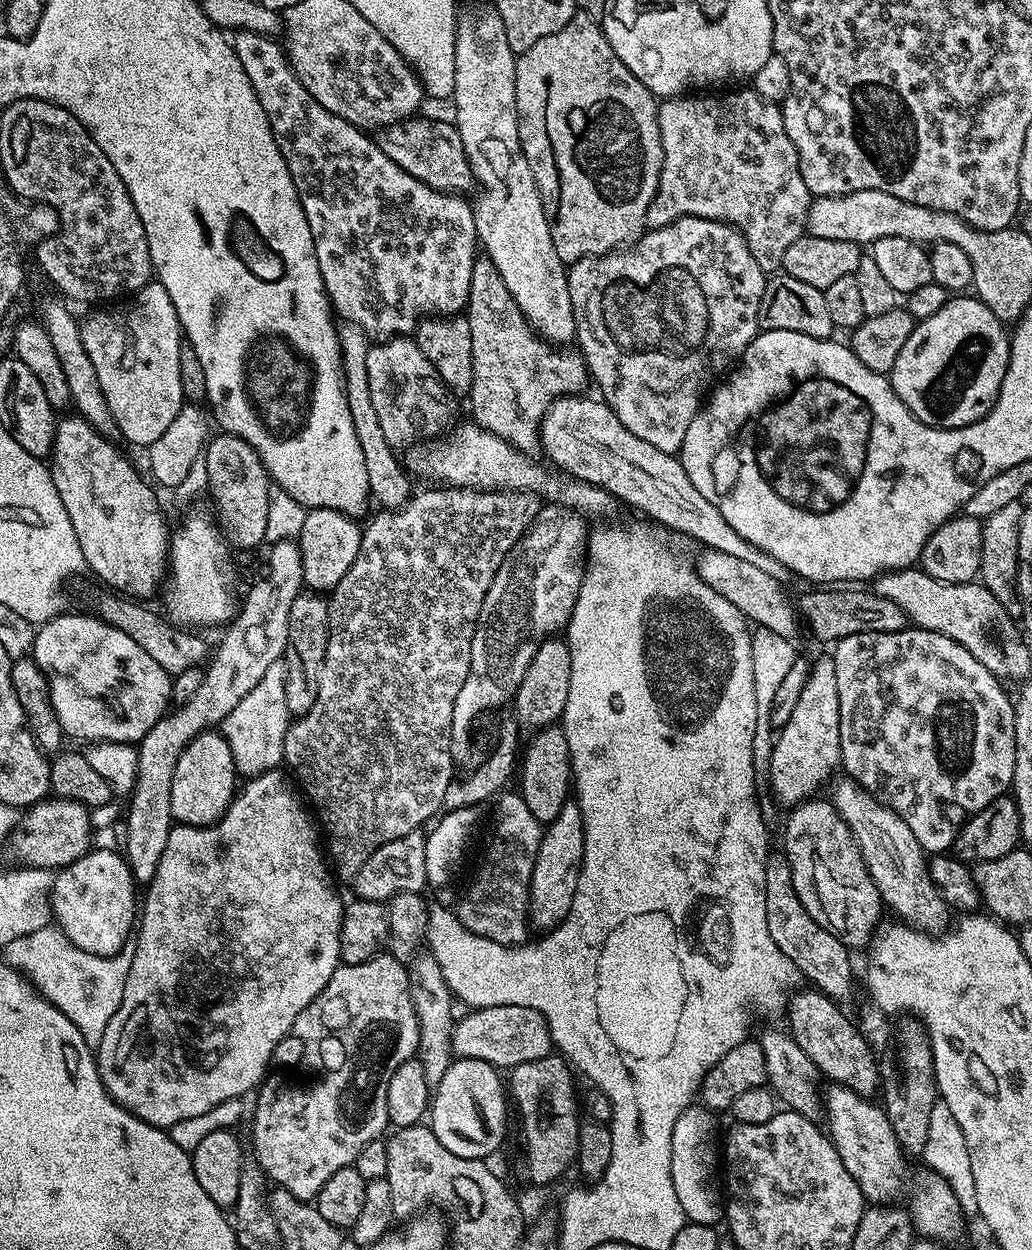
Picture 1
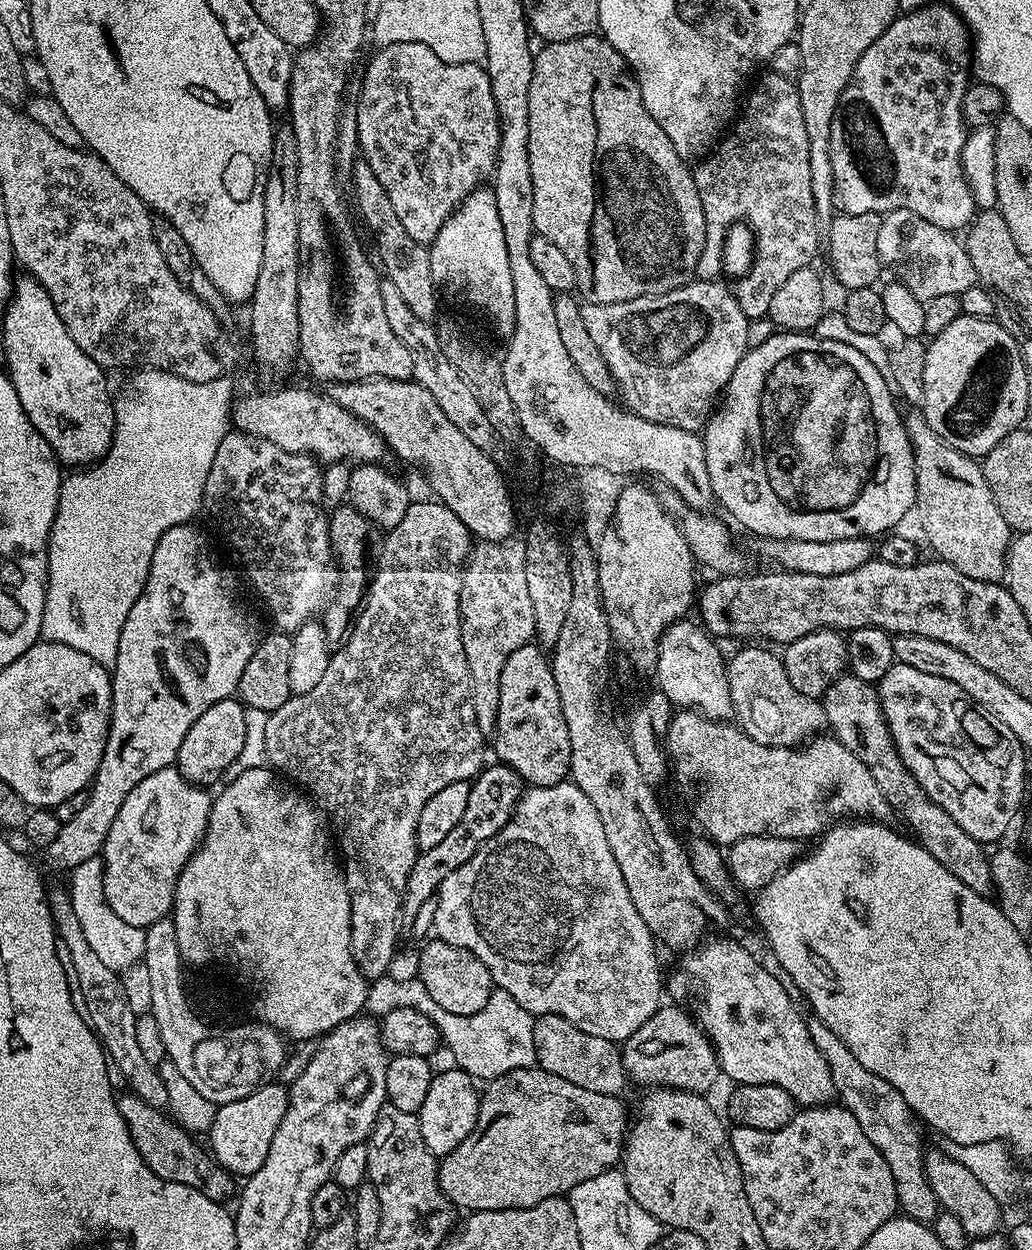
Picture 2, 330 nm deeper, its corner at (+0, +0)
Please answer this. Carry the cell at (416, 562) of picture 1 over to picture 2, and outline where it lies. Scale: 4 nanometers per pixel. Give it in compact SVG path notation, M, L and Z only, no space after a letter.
M439 502L431 503L432 504L409 503L408 509L406 510L406 518L402 518L402 522L398 522L398 526L391 528L387 535L385 535L388 537L385 538L384 545L381 546L380 553L376 556L376 568L374 564L374 567L370 572L370 583L366 589L366 599L363 601L362 611L357 615L347 641L339 645L339 647L331 653L328 665L326 666L326 674L322 674L322 682L318 682L318 686L314 686L314 690L292 694L284 705L279 706L279 708L272 711L266 722L266 754L268 755L268 764L271 765L277 773L283 774L289 781L299 785L299 787L303 789L303 791L307 793L319 807L323 808L325 813L330 817L330 828L334 833L334 840L338 845L339 855L342 857L344 881L346 882L348 893L350 894L350 910L352 911L350 914L350 950L352 951L352 957L358 966L358 970L364 975L365 980L369 982L377 980L378 977L385 975L385 973L391 969L388 967L391 966L392 955L396 952L396 927L398 927L399 924L402 924L400 907L404 901L406 878L410 878L410 870L414 866L414 862L418 855L418 849L416 847L416 827L418 826L418 814L422 814L422 806L426 806L426 802L430 802L430 798L434 798L434 794L438 794L438 790L443 790L445 786L450 786L450 782L458 782L459 780L471 781L473 778L479 776L482 771L482 765L485 763L484 744L486 744L486 737L484 737L478 730L478 722L474 718L470 666L466 666L466 654L462 650L462 626L460 625L460 591L462 590L462 578L464 577L464 568L468 563L468 558L472 555L474 537L472 533L468 531L467 526L462 522L462 518L458 518L458 514L454 514L454 510L450 510L445 504Z

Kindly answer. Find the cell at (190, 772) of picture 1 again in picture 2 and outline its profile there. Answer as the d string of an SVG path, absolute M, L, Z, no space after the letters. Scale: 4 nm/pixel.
M229 698L222 702L214 702L194 726L182 738L182 746L176 755L175 767L181 776L193 786L209 786L223 777L226 766L242 754L242 742L246 742L245 706L239 699Z

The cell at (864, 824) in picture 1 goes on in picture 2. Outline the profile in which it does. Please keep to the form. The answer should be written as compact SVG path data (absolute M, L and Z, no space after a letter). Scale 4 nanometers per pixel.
M744 648L727 661L734 720L745 736L771 748L795 748L825 731L828 719L817 697L800 694L787 678L781 657L764 648Z

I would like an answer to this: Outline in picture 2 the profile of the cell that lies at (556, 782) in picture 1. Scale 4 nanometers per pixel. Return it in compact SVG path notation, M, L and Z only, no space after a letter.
M535 642L518 646L502 669L502 687L498 690L495 759L510 766L525 785L533 788L563 784L569 779L570 730L562 714L558 686L554 682L551 659Z

